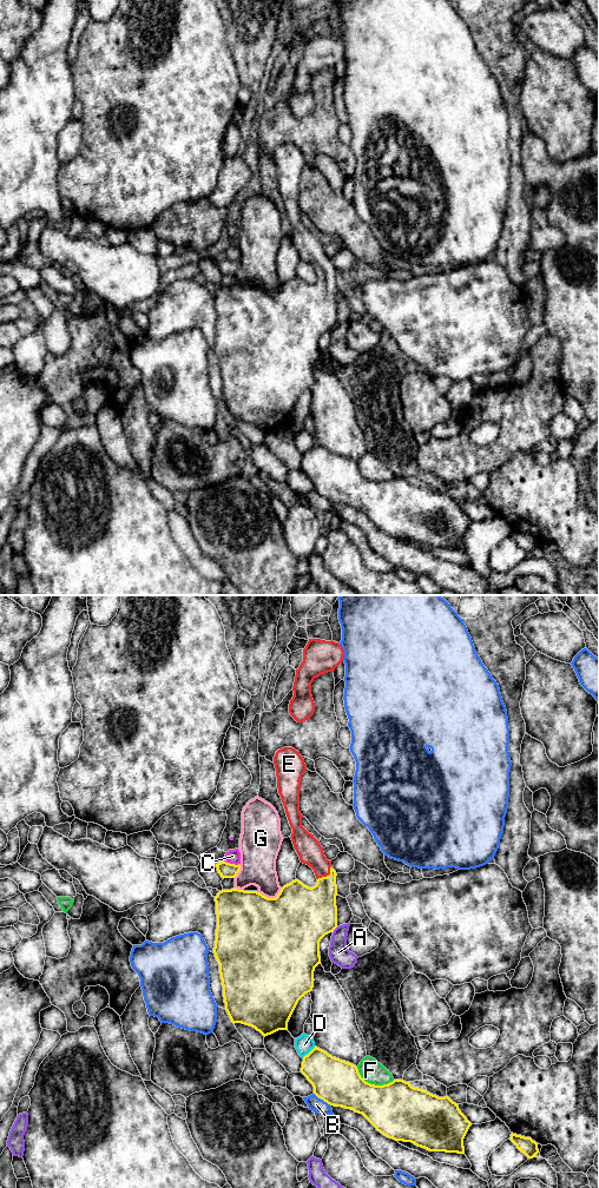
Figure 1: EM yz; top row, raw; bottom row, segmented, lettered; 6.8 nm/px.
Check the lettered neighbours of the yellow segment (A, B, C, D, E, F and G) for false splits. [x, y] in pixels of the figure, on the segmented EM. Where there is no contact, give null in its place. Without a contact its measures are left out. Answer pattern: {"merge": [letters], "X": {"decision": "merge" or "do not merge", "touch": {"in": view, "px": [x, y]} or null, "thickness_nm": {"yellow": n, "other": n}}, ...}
{"merge": ["E"], "A": {"decision": "do not merge", "touch": {"in": "yz", "px": [334, 929]}, "thickness_nm": {"yellow": 420, "other": 140}}, "B": {"decision": "do not merge", "touch": {"in": "yz", "px": [322, 1099]}, "thickness_nm": {"yellow": 320, "other": 100}}, "C": {"decision": "do not merge", "touch": {"in": "yz", "px": [231, 864]}, "thickness_nm": {"yellow": 110, "other": 100}}, "D": {"decision": "do not merge", "touch": {"in": "yz", "px": [309, 1053]}, "thickness_nm": {"yellow": 300, "other": 120}}, "E": {"decision": "merge", "touch": {"in": "yz", "px": [327, 876]}, "thickness_nm": {"yellow": 320, "other": 170}}, "F": {"decision": "do not merge", "touch": {"in": "yz", "px": [373, 1084]}, "thickness_nm": {"yellow": 380, "other": 160}}, "G": {"decision": "do not merge", "touch": {"in": "yz", "px": [271, 898]}, "thickness_nm": {"yellow": 500, "other": 240}}}

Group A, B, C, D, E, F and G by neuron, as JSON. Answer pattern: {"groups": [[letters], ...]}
{"groups": [["A"], ["B"], ["C"], ["D"], ["E"], ["F"], ["G"]]}

